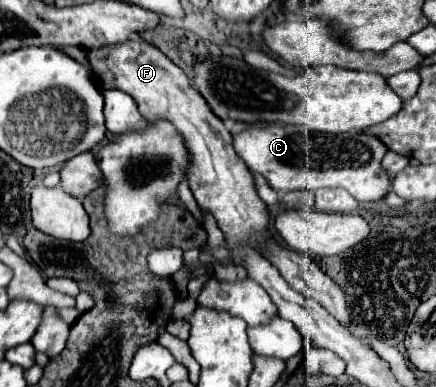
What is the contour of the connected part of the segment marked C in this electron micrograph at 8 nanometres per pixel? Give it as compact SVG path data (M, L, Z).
M249 126L233 138L235 152L245 160L253 174L261 174L267 184L283 194L293 190L345 188L359 202L381 200L389 192L387 172L381 168L381 158L387 148L371 136L359 132L321 134L303 126Z

